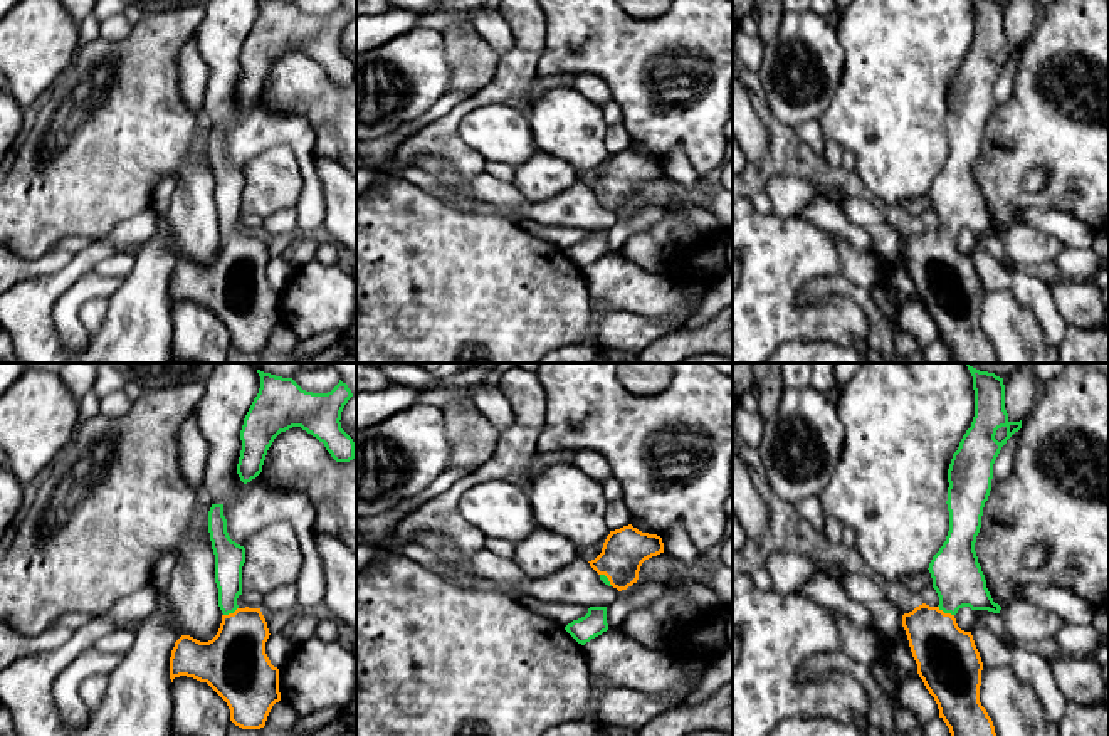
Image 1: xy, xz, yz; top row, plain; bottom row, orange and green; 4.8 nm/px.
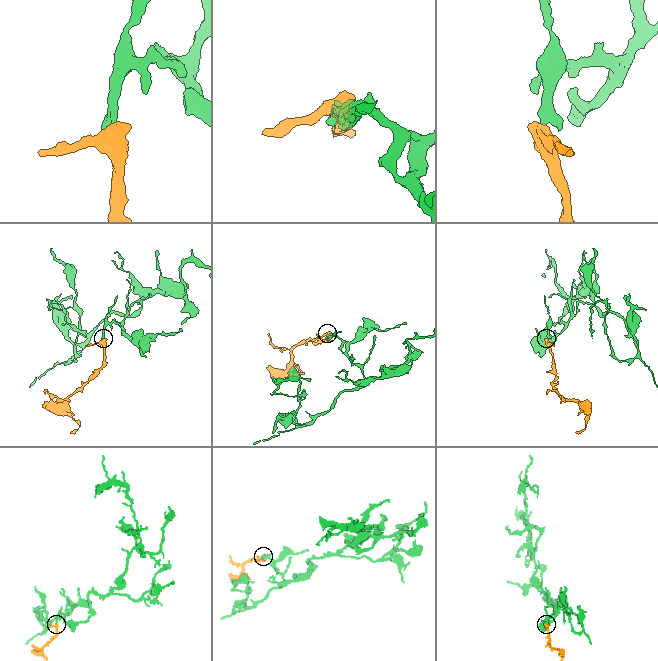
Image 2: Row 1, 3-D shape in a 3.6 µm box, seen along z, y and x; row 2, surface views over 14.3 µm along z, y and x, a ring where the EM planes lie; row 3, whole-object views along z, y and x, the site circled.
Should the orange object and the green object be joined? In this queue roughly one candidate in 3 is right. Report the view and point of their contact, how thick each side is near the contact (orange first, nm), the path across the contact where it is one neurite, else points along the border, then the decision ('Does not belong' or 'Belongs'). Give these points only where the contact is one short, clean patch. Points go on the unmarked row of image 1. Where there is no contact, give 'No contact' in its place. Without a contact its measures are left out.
Touches orange at yz (946, 237). Thickness 300 nm (orange) against 240 nm. Path across: yz (948, 286), (946, 237), (958, 204). Belongs

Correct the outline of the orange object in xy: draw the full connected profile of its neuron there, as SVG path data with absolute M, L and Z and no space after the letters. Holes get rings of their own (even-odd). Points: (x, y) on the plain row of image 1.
M212 128L208 134L208 156L215 178L215 207L218 212L218 230L222 247L217 259L208 265L200 265L190 259L181 259L171 274L170 302L187 299L207 306L229 329L230 344L242 353L260 353L276 326L281 324L279 292L265 277L269 262L267 245L260 232L240 232L237 222L242 218L242 190L245 171L230 163L223 128Z

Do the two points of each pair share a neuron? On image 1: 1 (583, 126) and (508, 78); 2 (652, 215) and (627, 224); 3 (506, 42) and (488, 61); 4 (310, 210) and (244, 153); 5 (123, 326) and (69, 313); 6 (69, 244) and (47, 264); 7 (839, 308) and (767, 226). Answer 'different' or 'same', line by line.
1: different
2: same
3: different
4: same
5: different
6: different
7: same

